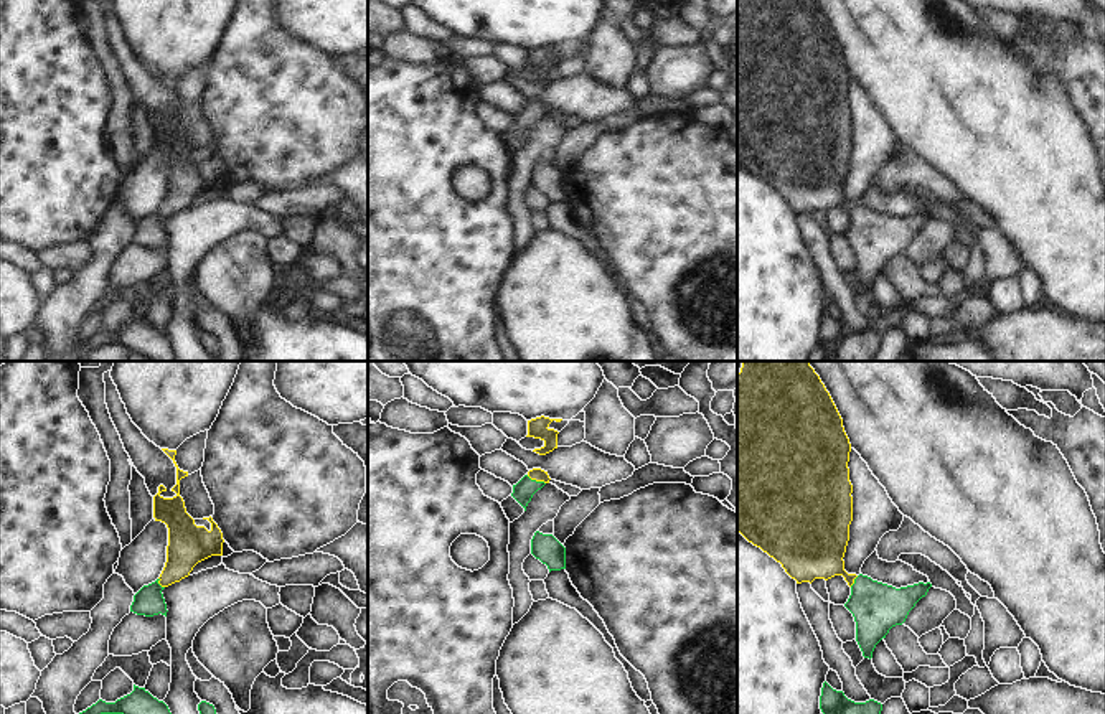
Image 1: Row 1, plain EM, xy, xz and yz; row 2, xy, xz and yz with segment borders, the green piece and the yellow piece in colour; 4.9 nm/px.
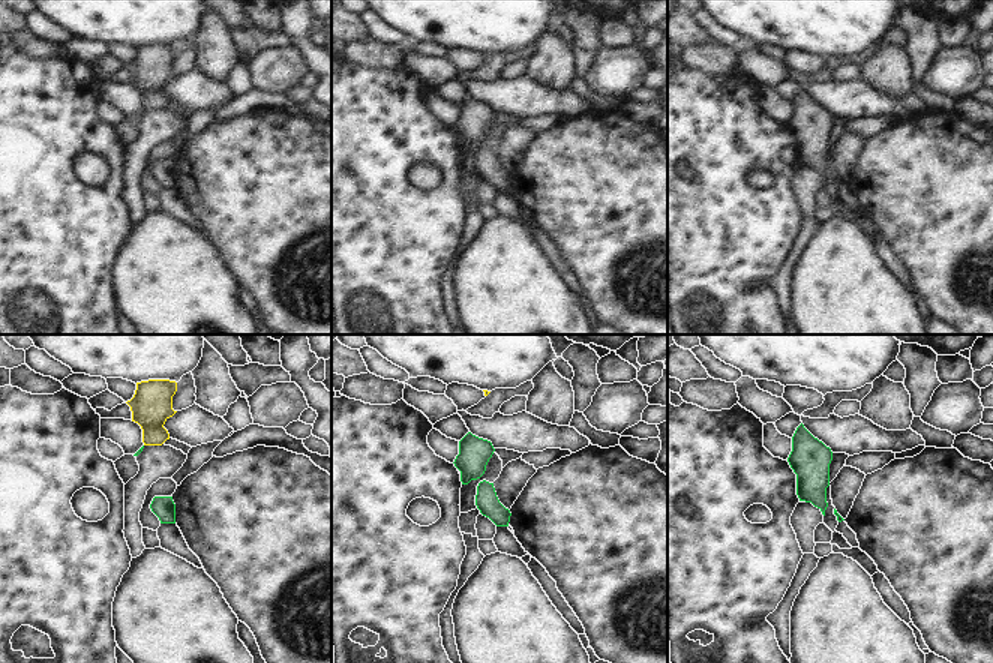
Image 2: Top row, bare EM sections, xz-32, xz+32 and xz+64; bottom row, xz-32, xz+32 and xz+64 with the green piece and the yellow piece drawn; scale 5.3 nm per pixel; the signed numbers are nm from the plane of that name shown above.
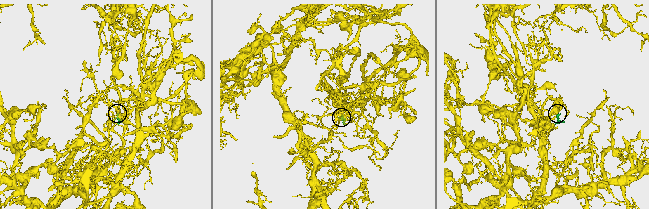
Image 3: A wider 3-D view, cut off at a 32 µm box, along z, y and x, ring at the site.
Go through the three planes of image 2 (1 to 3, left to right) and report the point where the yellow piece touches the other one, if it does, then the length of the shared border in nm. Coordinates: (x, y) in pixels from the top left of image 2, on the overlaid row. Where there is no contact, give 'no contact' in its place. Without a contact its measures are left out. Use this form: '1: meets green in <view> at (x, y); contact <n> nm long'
1: no contact
2: no contact
3: no contact

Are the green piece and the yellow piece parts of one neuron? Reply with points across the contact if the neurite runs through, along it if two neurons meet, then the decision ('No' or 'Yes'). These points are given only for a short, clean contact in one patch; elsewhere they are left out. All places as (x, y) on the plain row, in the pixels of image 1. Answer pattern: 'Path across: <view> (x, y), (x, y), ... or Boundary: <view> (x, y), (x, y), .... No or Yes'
Path across: xz (525, 119), (535, 111), (536, 104). Yes

